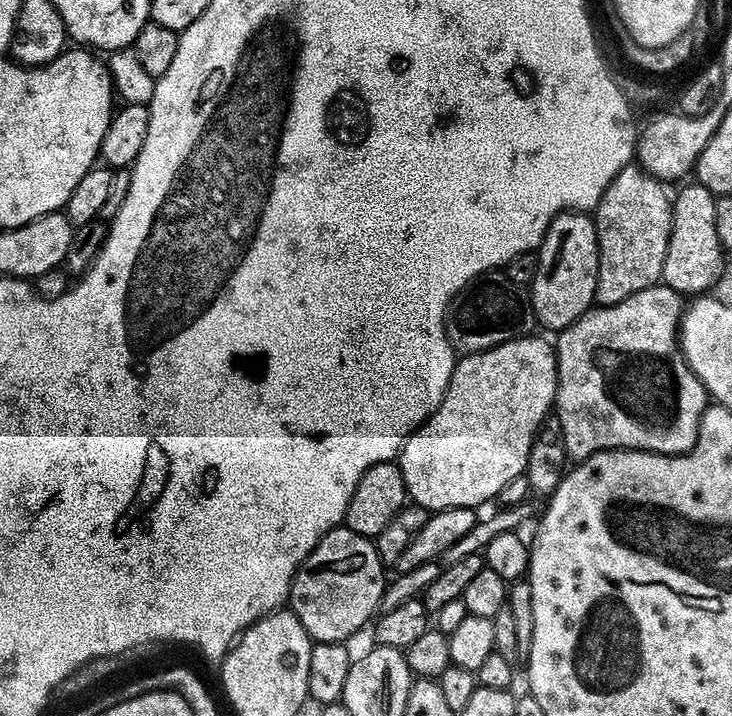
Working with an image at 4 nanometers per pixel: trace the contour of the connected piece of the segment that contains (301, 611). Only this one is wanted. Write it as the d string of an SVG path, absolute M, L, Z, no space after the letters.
M347 526L338 527L324 535L308 561L296 571L290 611L306 626L316 644L344 644L368 623L369 627L381 611L386 591L384 572L386 566L369 537L359 536Z

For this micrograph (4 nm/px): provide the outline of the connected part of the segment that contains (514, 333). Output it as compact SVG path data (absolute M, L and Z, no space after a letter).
M506 274L482 276L466 285L448 307L448 340L453 349L464 356L494 350L506 342L523 340L538 328L532 297L521 285L510 282Z

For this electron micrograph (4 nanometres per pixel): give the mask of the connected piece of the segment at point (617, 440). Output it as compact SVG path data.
M667 286L647 288L634 298L626 298L626 302L618 302L609 308L593 307L582 319L574 322L555 341L556 365L558 366L558 390L556 391L556 407L554 415L562 422L562 434L566 434L566 450L569 461L583 462L600 452L653 452L656 456L686 456L694 450L700 437L700 423L704 412L710 407L710 397L706 386L694 374L694 370L686 362L684 351L680 349L680 322L686 311L685 297Z

